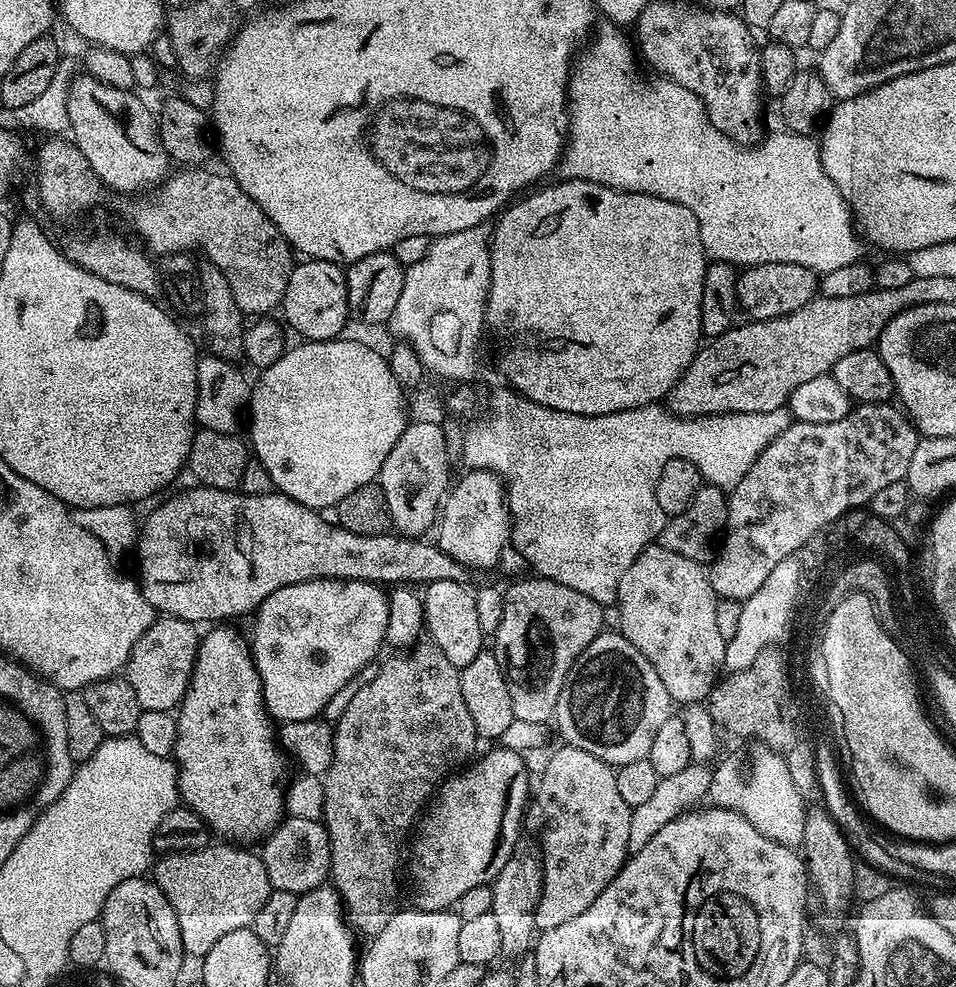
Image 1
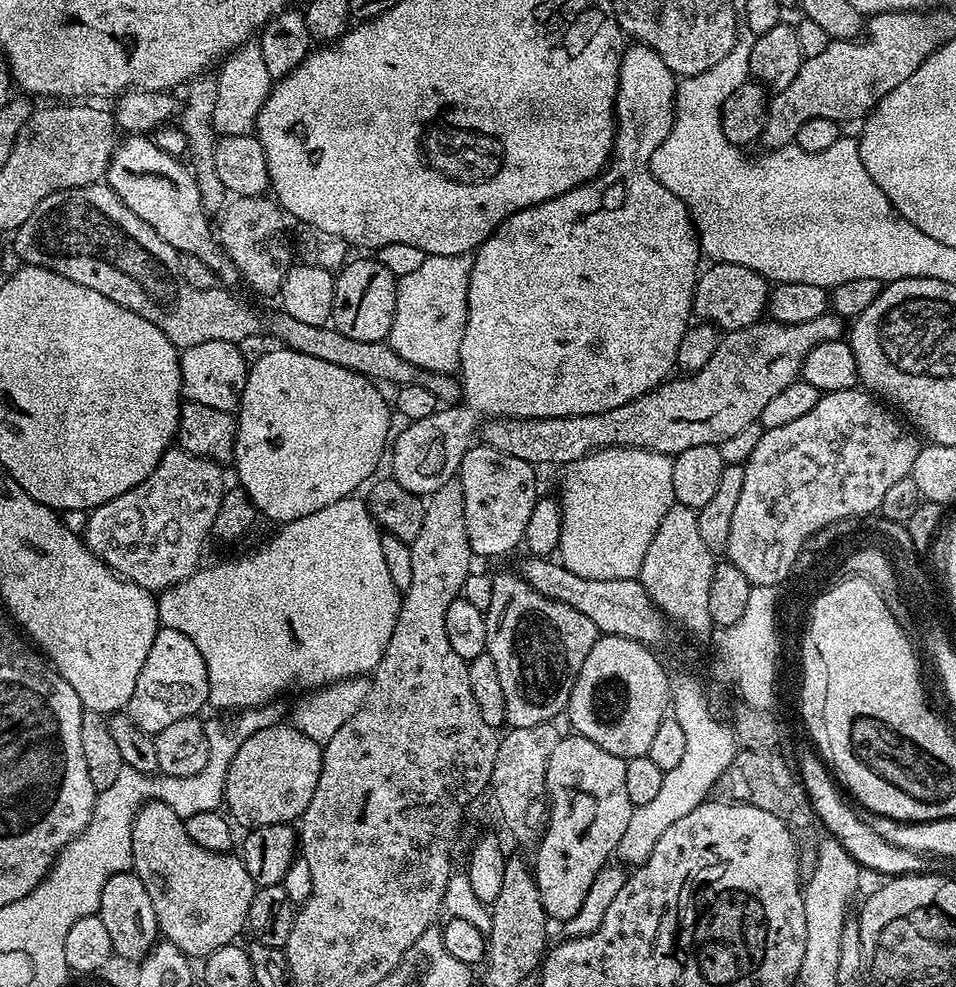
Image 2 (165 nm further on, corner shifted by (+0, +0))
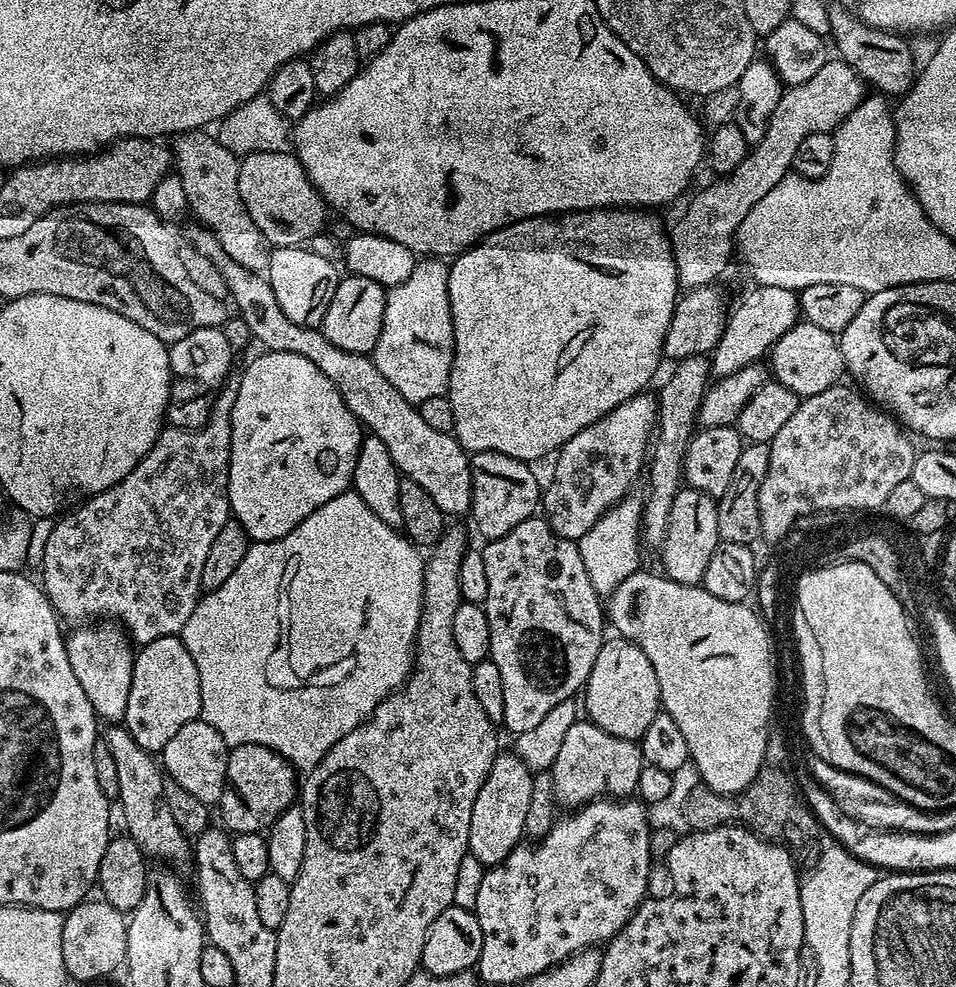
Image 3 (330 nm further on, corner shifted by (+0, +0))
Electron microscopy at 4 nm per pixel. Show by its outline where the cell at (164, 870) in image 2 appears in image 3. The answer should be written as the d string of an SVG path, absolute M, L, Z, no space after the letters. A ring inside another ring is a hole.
M112 726L108 733L103 733L102 743L110 750L110 754L114 757L114 767L118 769L118 805L120 804L120 812L124 815L123 831L132 837L134 842L138 842L138 846L144 852L145 857L156 859L156 862L163 862L168 866L177 866L176 864L188 864L190 860L190 840L182 834L182 830L178 830L178 826L174 822L174 817L170 815L170 806L164 797L164 781L165 773L162 771L161 765L158 763L157 757L153 753L142 750L142 746L138 746L138 742L134 742L134 738L123 726Z

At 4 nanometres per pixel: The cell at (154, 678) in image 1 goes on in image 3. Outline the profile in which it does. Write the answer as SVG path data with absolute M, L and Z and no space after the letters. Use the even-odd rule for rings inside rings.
M179 635L154 638L154 642L143 645L135 653L130 678L130 698L126 698L126 714L123 727L142 746L142 750L153 754L163 753L166 742L174 733L186 726L186 722L197 719L202 706L198 666L190 658L190 650L180 641Z

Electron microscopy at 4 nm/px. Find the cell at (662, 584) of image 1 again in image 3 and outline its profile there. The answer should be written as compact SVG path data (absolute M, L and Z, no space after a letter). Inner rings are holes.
M681 487L674 498L674 506L670 506L670 518L666 526L666 538L659 545L660 560L664 563L663 575L674 582L699 585L706 574L706 566L710 566L710 558L720 547L722 541L718 534L717 501L710 494L702 494L702 490Z

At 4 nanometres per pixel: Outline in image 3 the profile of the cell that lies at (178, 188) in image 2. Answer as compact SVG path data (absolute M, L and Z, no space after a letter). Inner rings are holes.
M200 226L197 229L190 240L191 247L198 249L222 274L228 287L228 296L236 303L235 311L246 322L246 326L250 326L253 341L257 345L260 343L261 349L270 352L302 354L302 358L310 358L310 362L314 362L314 366L318 366L318 370L322 370L322 374L334 382L346 406L361 425L371 435L382 438L401 477L418 482L418 486L422 486L422 490L434 498L438 510L442 510L445 517L467 517L472 510L472 461L455 435L433 430L423 421L419 407L402 398L402 394L398 394L398 390L386 382L371 355L342 350L327 340L323 331L303 328L301 324L290 322L290 318L282 314L282 306L278 306L278 298L274 298L274 290L267 279L259 271L244 269L231 260L226 250L222 250L218 238L207 228Z

